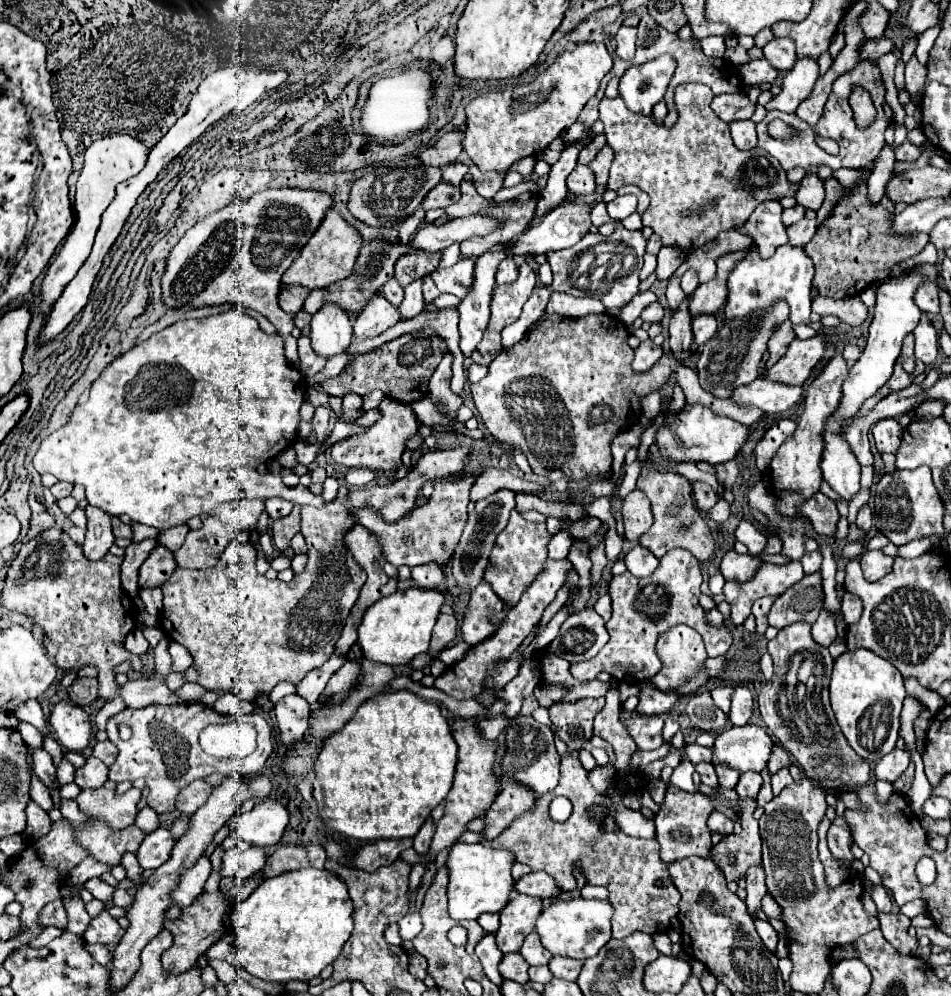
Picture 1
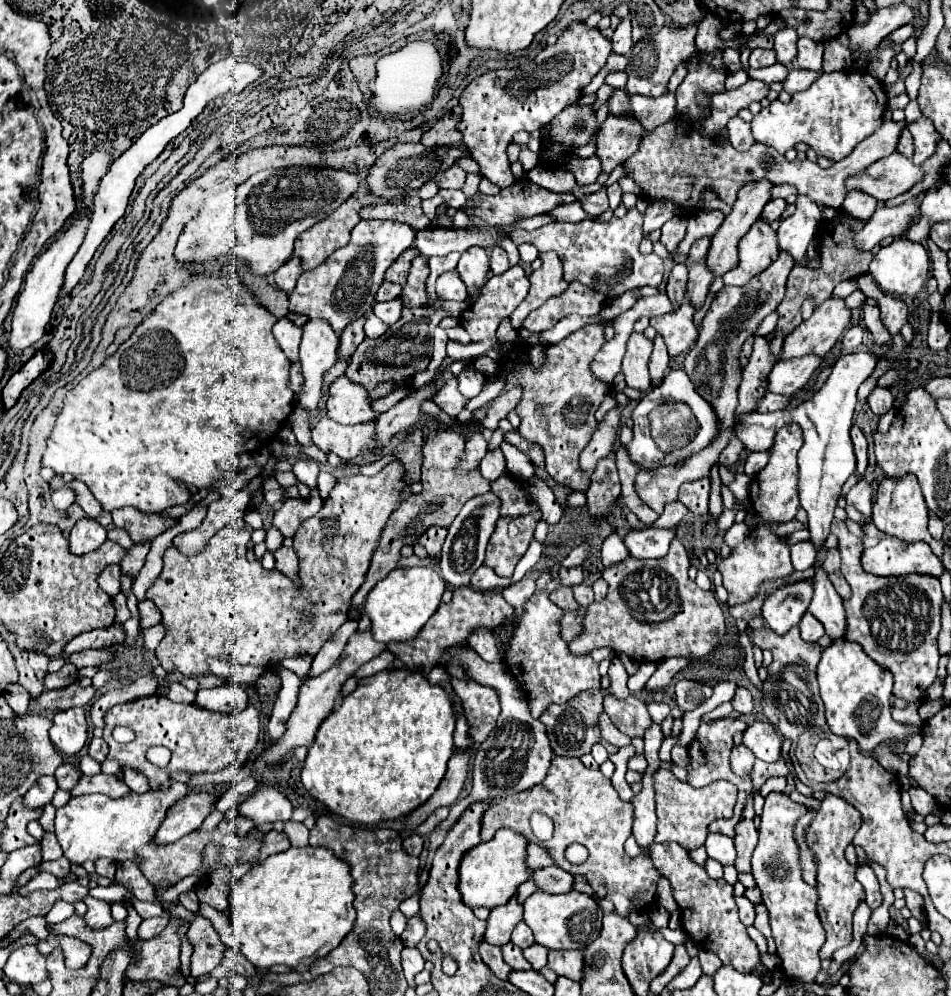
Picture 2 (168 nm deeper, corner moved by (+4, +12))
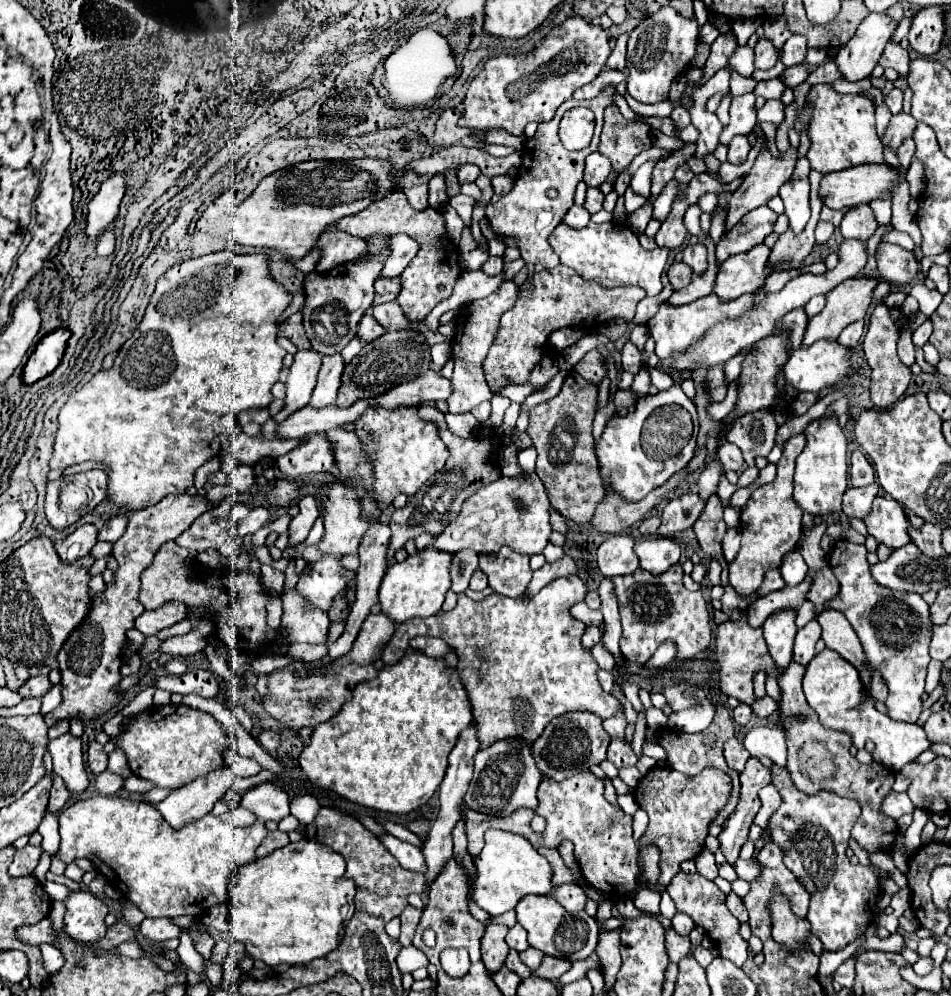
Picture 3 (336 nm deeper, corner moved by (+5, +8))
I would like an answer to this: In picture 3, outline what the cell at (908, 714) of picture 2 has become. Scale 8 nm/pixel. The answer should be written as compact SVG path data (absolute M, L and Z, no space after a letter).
M839 540L835 548L829 552L829 566L837 576L841 590L833 600L825 602L825 608L839 610L845 614L865 648L867 664L871 666L871 670L877 670L887 680L887 716L901 722L917 722L921 714L919 696L923 694L927 664L931 660L931 624L927 602L919 594L903 594L879 586L871 576L867 550L861 544Z

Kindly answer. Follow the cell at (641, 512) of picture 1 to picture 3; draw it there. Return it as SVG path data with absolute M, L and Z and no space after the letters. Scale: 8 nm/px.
M659 516L645 518L645 520L641 522L641 526L639 526L639 532L641 532L641 536L653 536L653 534L657 532L659 524L661 524L661 518L659 518Z

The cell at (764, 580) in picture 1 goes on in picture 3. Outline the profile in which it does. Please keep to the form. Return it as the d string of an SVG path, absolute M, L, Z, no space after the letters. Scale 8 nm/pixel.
M793 436L785 442L783 458L777 462L777 478L757 488L741 510L741 550L733 564L729 566L729 582L737 594L749 596L759 588L763 576L771 568L779 568L787 552L797 548L801 538L801 516L803 510L793 500L793 470L795 458L805 448L805 436Z

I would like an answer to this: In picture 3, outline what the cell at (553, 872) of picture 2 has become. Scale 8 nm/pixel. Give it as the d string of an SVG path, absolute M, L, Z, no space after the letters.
M563 884L563 886L557 886L555 892L553 892L555 900L563 904L563 908L567 908L569 912L581 912L585 908L585 892L581 886L577 884Z

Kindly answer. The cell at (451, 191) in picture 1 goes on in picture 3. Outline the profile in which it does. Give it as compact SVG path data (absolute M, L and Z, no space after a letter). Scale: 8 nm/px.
M465 164L457 170L457 176L459 176L459 182L465 184L465 182L475 182L475 178L481 174L481 170L475 166L475 164Z

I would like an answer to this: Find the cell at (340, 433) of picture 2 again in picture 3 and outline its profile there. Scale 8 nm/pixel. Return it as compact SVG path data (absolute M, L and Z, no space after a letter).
M313 434L305 438L305 444L301 444L301 448L279 456L277 468L287 478L297 478L311 472L329 472L335 468L333 450L325 440L325 434Z

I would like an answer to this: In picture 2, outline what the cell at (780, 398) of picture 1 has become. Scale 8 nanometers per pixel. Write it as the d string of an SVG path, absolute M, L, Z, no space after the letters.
M802 356L794 360L780 360L772 368L768 380L766 380L766 392L792 396L796 390L800 390L812 376L812 372L820 366L822 358L818 356Z

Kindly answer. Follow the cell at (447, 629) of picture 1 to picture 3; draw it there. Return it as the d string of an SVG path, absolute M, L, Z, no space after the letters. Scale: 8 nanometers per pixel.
M579 576L557 578L533 596L523 594L519 598L505 598L499 594L491 594L481 602L473 602L465 594L459 594L459 602L451 612L441 610L437 612L437 616L405 620L397 624L393 638L381 652L381 660L385 664L395 664L409 650L409 640L413 636L435 636L445 640L451 648L455 648L459 656L459 674L473 704L473 722L477 728L479 750L489 748L499 740L509 740L513 736L527 744L533 744L541 736L543 728L557 716L579 710L593 712L605 720L613 716L617 708L621 708L619 700L603 692L597 682L599 666L591 652L581 644L585 624L569 614L569 608L581 602L585 594L587 586Z

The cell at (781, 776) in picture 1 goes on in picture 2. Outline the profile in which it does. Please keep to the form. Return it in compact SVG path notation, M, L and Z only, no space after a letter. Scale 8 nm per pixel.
M774 776L760 788L760 792L762 792L762 796L766 796L766 792L770 792L770 790L784 790L784 788L786 788L786 778L784 776Z

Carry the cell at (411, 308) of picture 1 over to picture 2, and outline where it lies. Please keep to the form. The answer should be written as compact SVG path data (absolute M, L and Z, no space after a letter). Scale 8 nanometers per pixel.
M398 296L398 298L394 298L394 300L390 300L390 302L376 302L374 304L374 314L380 318L380 320L384 320L384 322L388 322L388 324L394 324L394 322L398 322L400 320L400 316L402 316L402 298Z

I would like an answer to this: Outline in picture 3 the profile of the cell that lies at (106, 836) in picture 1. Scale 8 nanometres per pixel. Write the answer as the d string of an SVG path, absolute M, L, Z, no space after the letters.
M95 796L89 800L77 800L59 814L59 836L61 846L57 858L61 862L69 864L75 858L91 860L109 884L119 888L121 894L145 914L145 918L177 918L187 914L201 918L209 912L209 908L227 902L229 882L241 864L255 860L255 850L267 836L267 828L259 820L247 828L239 828L225 812L216 817L209 813L176 830L167 822L161 822L161 812L157 812L153 804L119 796Z

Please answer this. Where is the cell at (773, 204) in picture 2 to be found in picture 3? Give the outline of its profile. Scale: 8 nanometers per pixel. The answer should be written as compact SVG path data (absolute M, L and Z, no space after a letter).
M767 206L755 208L749 214L745 214L741 218L741 222L737 222L717 242L717 260L719 260L719 264L723 264L733 254L749 252L753 246L761 244L773 232L775 220L777 220L777 214Z

